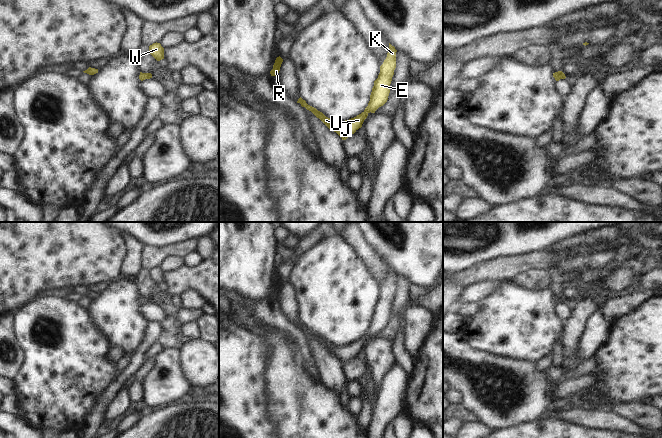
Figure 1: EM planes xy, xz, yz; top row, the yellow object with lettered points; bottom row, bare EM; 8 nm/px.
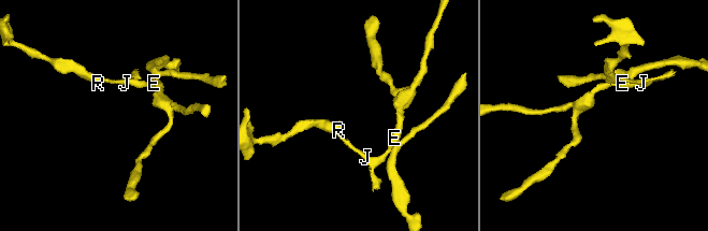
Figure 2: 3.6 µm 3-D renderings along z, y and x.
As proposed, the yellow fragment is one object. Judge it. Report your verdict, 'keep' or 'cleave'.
keep

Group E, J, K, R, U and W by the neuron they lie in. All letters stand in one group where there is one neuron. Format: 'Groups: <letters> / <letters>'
Groups: E J K R U W.

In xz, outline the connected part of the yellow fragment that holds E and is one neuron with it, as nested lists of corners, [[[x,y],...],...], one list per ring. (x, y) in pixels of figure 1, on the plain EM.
[[[389,267],[389,275],[383,288],[380,290],[380,297],[378,302],[374,305],[374,310],[370,319],[370,325],[365,334],[354,342],[345,344],[342,346],[336,346],[326,341],[322,336],[316,332],[308,329],[301,321],[297,327],[300,327],[302,331],[311,335],[317,342],[319,342],[330,354],[336,356],[342,364],[346,364],[349,360],[354,358],[359,352],[362,351],[364,344],[368,338],[375,337],[375,335],[383,330],[390,317],[390,308],[396,292],[396,276],[394,270]]]

